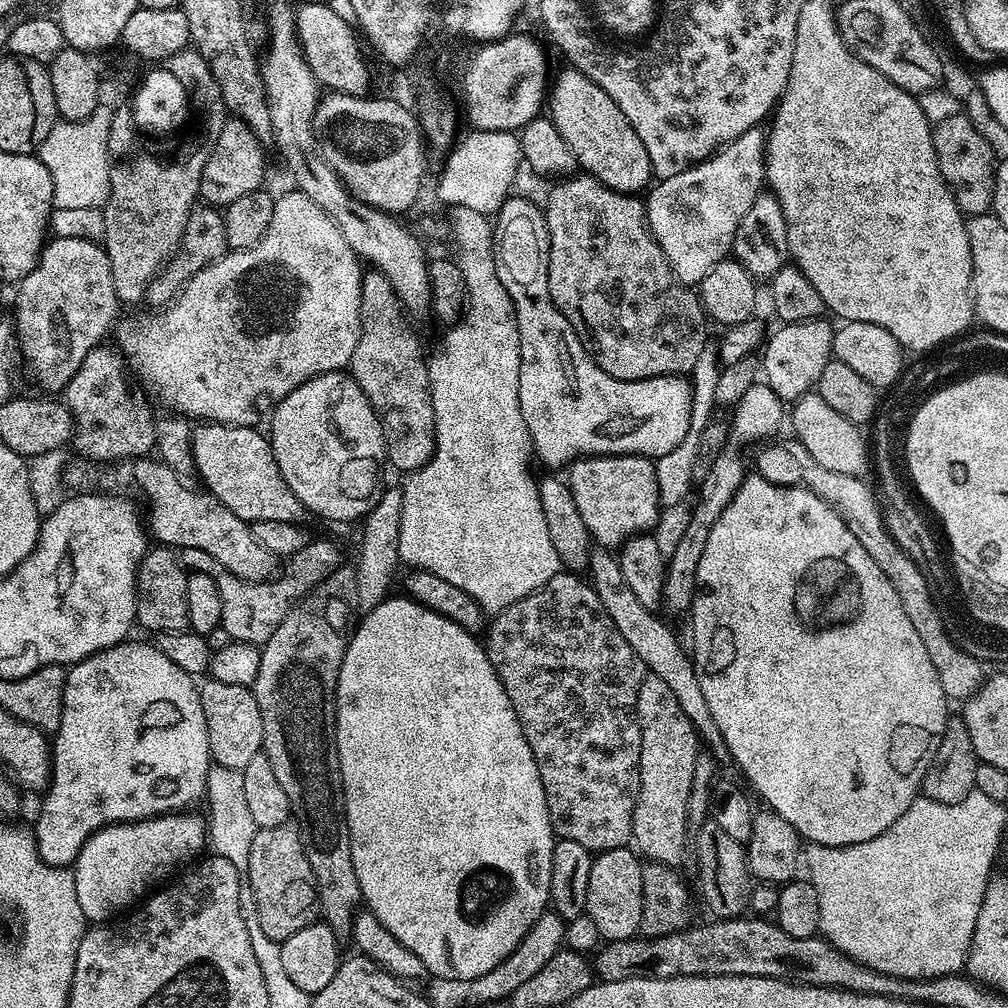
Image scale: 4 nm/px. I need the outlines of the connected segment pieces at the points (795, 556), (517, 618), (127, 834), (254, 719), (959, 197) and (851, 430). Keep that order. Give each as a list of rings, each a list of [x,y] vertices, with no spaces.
[[[745,475],[738,494],[734,494],[730,506],[726,506],[726,510],[722,510],[722,518],[718,518],[718,522],[714,522],[714,530],[710,530],[710,539],[706,542],[706,550],[702,550],[702,562],[698,562],[696,587],[696,596],[692,599],[690,609],[693,644],[693,648],[690,648],[690,655],[696,666],[698,682],[702,686],[702,694],[706,694],[706,706],[710,706],[710,714],[714,714],[714,722],[718,722],[718,730],[724,739],[724,748],[736,759],[737,766],[744,771],[745,778],[752,783],[753,789],[751,788],[751,791],[753,793],[756,791],[768,803],[765,805],[771,811],[776,812],[782,818],[786,818],[786,822],[790,822],[790,826],[794,826],[794,830],[800,835],[801,841],[808,844],[854,846],[858,842],[870,842],[870,838],[878,838],[878,834],[882,834],[882,830],[894,826],[894,822],[898,822],[898,818],[902,818],[902,814],[906,814],[906,810],[915,802],[916,797],[921,795],[924,775],[932,764],[934,754],[942,742],[946,722],[950,719],[950,712],[948,712],[950,701],[944,695],[942,682],[938,682],[938,670],[934,670],[934,662],[930,662],[930,654],[926,654],[926,646],[922,646],[922,638],[918,638],[918,630],[914,630],[913,623],[906,616],[906,610],[902,608],[902,602],[898,598],[894,586],[890,586],[886,574],[882,574],[882,570],[878,570],[874,558],[870,558],[870,554],[866,554],[866,550],[862,550],[862,542],[858,542],[858,538],[854,538],[854,534],[850,532],[846,522],[842,522],[842,518],[834,509],[808,488],[771,484],[761,476]]]
[[[562,570],[554,578],[550,578],[550,582],[546,582],[546,586],[526,594],[526,598],[506,606],[506,610],[495,613],[487,625],[487,636],[486,647],[490,662],[496,673],[500,675],[502,686],[514,706],[514,714],[518,714],[522,734],[526,734],[526,742],[530,742],[530,750],[534,754],[534,762],[538,766],[538,774],[542,778],[547,812],[550,814],[555,837],[578,842],[580,846],[585,846],[593,854],[625,847],[631,841],[633,810],[636,805],[637,792],[640,789],[641,728],[639,722],[636,721],[636,707],[638,706],[638,690],[646,675],[642,658],[638,658],[638,654],[634,654],[634,650],[626,643],[626,638],[622,638],[622,634],[618,631],[618,626],[614,626],[614,622],[610,622],[610,614],[606,614],[606,606],[602,606],[591,583],[577,573],[567,570]]]
[[[192,814],[152,816],[149,820],[110,824],[97,830],[84,843],[76,855],[72,873],[78,890],[78,906],[82,906],[85,921],[111,921],[117,914],[131,909],[137,901],[147,897],[161,882],[167,881],[175,868],[183,869],[187,860],[195,861],[201,855],[199,852],[206,848],[206,824],[201,817],[199,820],[188,815]]]
[[[211,678],[205,680],[205,684],[199,685],[199,690],[202,714],[206,714],[206,734],[208,735],[210,754],[215,763],[243,770],[246,762],[250,762],[250,758],[254,758],[254,754],[261,752],[264,747],[264,723],[256,701],[256,693],[251,687],[230,686],[230,682],[218,682]]]
[[[963,114],[946,118],[934,125],[932,141],[942,178],[954,194],[960,211],[968,218],[991,213],[998,158],[990,150],[990,145],[983,140],[982,134],[974,130],[974,122],[970,122],[970,118]]]
[[[814,390],[799,397],[796,404],[790,408],[790,428],[794,431],[795,439],[810,450],[810,455],[818,466],[826,466],[826,470],[835,470],[837,474],[850,474],[863,477],[864,471],[870,468],[870,444],[862,433],[861,425],[850,422],[850,418],[842,418]]]

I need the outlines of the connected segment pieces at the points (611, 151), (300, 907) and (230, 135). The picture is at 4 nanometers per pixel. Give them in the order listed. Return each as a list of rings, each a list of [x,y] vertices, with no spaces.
[[[568,66],[565,69],[557,76],[555,73],[546,96],[547,115],[558,134],[562,134],[562,142],[570,146],[577,165],[587,175],[619,192],[643,193],[653,183],[654,173],[642,138],[634,134],[634,126],[626,122],[626,114],[618,110],[614,98],[610,98],[602,86],[594,86],[594,82],[576,68]]]
[[[295,822],[256,829],[250,846],[246,884],[252,887],[252,900],[256,903],[254,915],[262,922],[266,938],[282,942],[317,919],[318,889],[314,870],[306,858],[300,828]]]
[[[235,118],[225,119],[222,134],[212,140],[212,153],[206,158],[204,173],[200,179],[199,199],[205,205],[223,210],[230,202],[238,202],[242,194],[261,191],[264,180],[264,152],[262,141],[248,126]]]

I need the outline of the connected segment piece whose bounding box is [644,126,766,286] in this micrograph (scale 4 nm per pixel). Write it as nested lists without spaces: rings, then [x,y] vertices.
[[[763,127],[746,130],[746,134],[724,145],[702,163],[695,164],[690,170],[682,170],[682,174],[674,174],[674,178],[660,180],[647,193],[644,209],[648,215],[648,228],[683,284],[700,285],[702,278],[731,253],[738,226],[742,226],[742,218],[746,218],[746,210],[754,206],[754,198],[760,196],[766,184],[765,143]]]

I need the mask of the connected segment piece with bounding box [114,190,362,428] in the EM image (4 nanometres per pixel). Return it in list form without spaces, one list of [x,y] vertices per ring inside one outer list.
[[[298,190],[291,191],[275,197],[276,205],[274,214],[270,218],[270,226],[264,237],[254,246],[229,250],[224,253],[222,258],[218,258],[213,264],[206,266],[198,274],[194,274],[194,278],[190,278],[187,286],[180,291],[179,296],[167,308],[149,311],[149,316],[128,316],[125,320],[123,317],[115,325],[114,337],[116,336],[117,340],[115,343],[125,359],[127,367],[131,369],[134,376],[134,371],[136,371],[137,378],[146,387],[153,388],[172,407],[169,409],[173,413],[191,418],[196,422],[233,424],[251,428],[259,425],[259,420],[263,416],[265,419],[270,410],[276,408],[278,402],[282,402],[282,398],[286,398],[286,394],[290,394],[310,378],[320,376],[324,372],[339,372],[351,365],[354,346],[358,346],[360,337],[362,261],[350,246],[350,242],[346,242],[342,230],[338,230],[334,218],[330,218],[330,214],[326,214],[326,210],[322,210],[322,206],[318,206],[318,202],[314,202],[314,198],[306,198],[306,194],[302,194]]]

